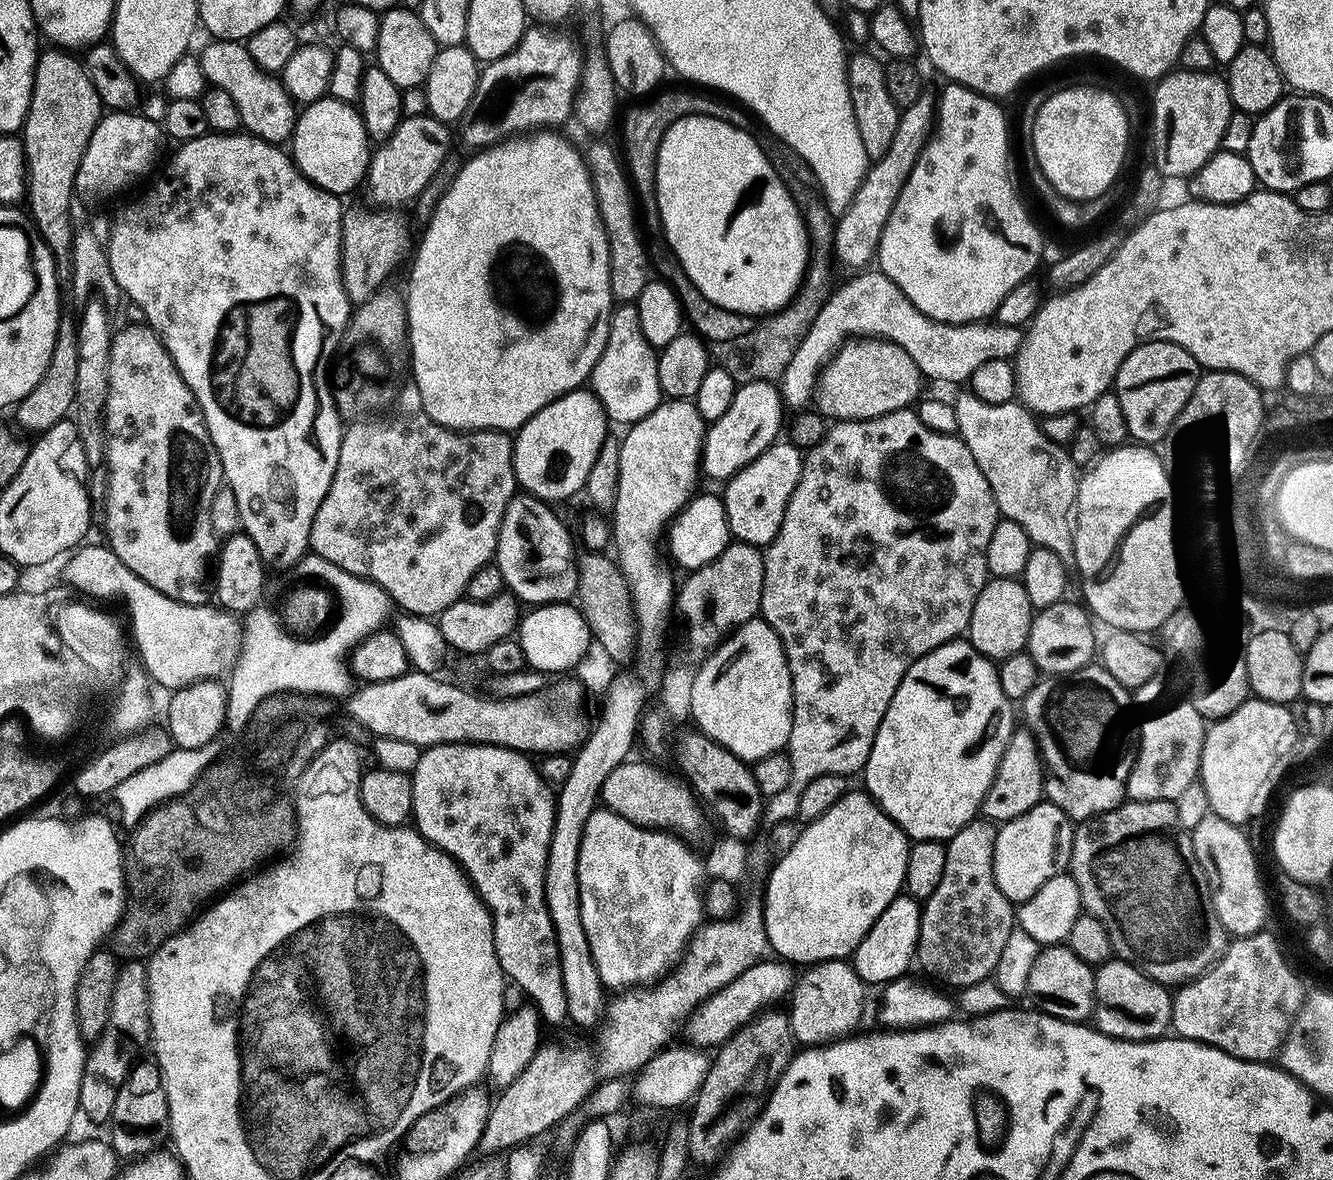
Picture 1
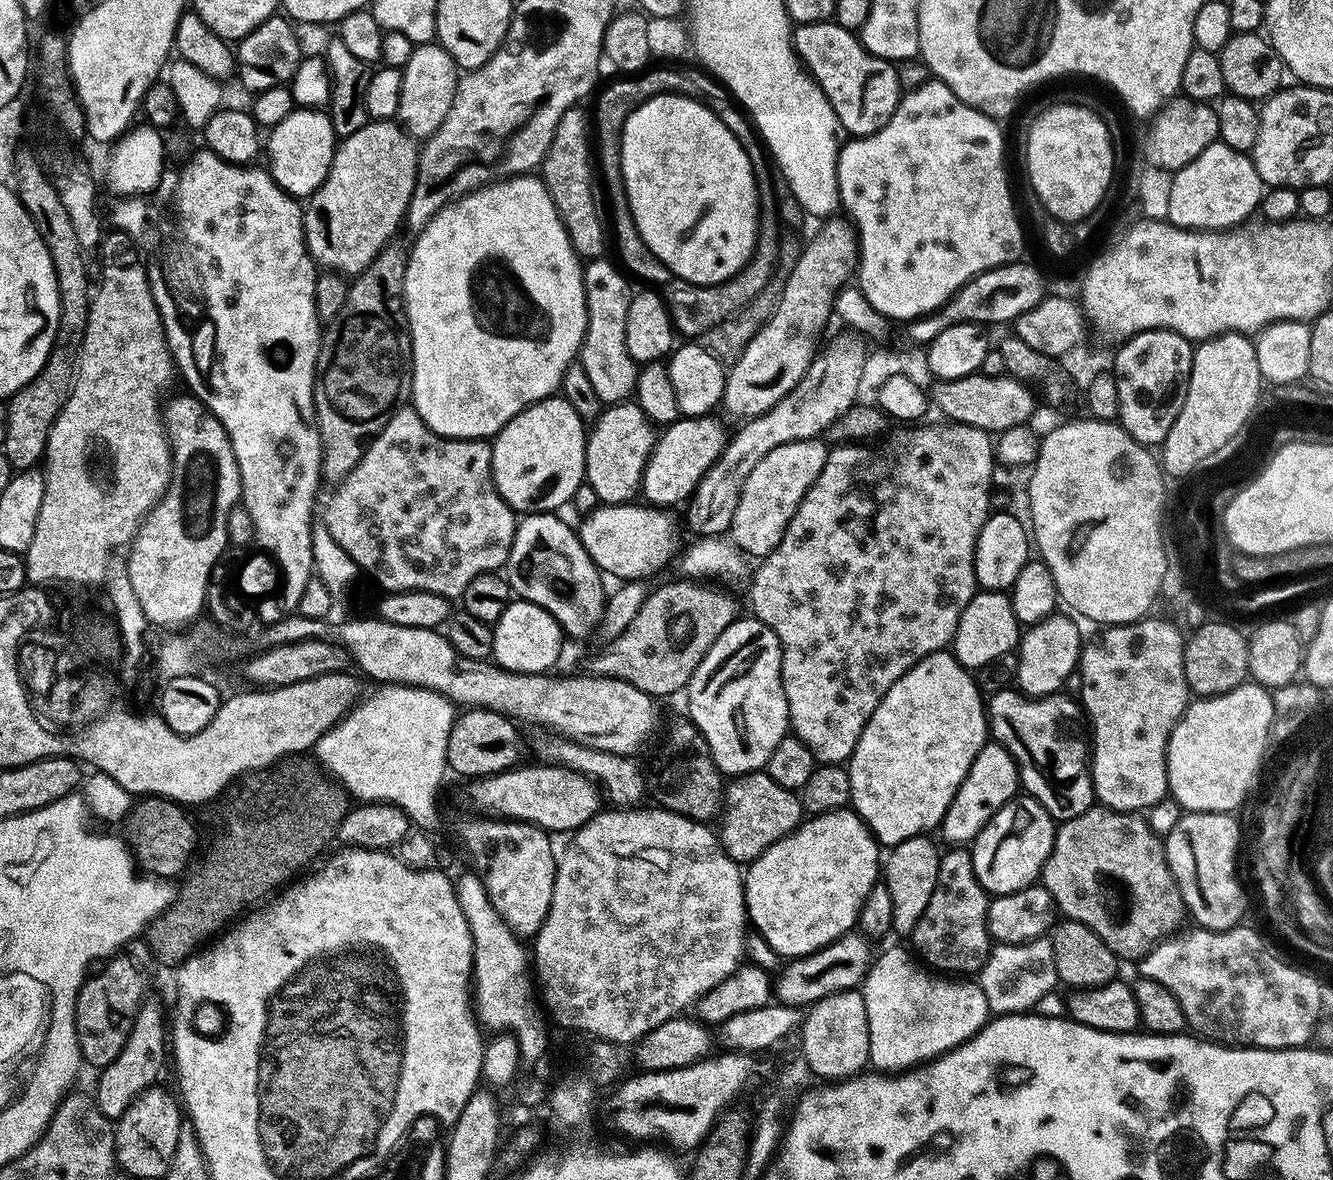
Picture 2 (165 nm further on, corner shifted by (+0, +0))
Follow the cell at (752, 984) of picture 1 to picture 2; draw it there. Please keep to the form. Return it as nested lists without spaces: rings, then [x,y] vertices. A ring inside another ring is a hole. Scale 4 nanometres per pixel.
[[[859,930],[847,932],[830,942],[824,948],[808,956],[797,956],[789,959],[780,968],[774,980],[774,996],[779,1003],[791,1008],[817,1004],[822,998],[839,992],[851,992],[859,989],[864,983],[868,969],[872,966],[874,951],[873,941]]]

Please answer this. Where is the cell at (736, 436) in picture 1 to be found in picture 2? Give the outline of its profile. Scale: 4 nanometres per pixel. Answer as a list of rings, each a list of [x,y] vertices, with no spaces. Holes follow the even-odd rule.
[[[711,415],[681,418],[659,433],[656,445],[644,465],[642,496],[652,506],[672,506],[687,501],[712,463],[724,453],[726,432]]]

